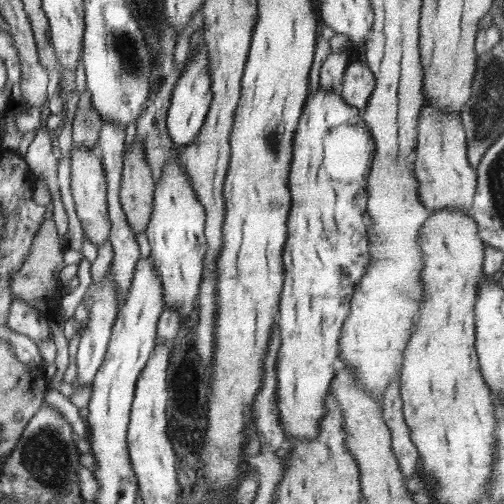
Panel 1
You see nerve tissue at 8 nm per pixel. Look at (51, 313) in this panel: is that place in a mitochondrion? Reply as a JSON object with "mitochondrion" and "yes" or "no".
{"mitochondrion":"no"}

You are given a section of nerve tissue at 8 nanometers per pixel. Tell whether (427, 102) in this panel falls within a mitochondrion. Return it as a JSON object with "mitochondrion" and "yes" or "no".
{"mitochondrion":"no"}

